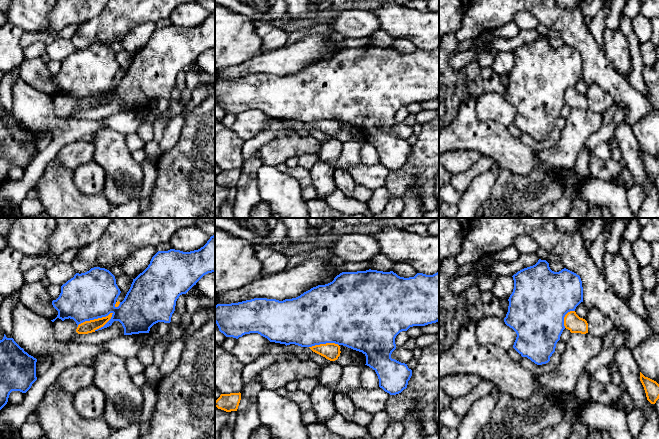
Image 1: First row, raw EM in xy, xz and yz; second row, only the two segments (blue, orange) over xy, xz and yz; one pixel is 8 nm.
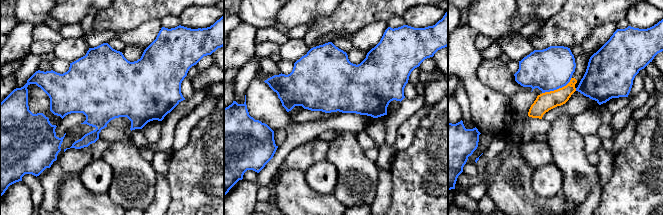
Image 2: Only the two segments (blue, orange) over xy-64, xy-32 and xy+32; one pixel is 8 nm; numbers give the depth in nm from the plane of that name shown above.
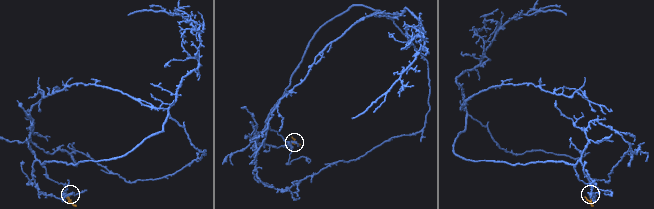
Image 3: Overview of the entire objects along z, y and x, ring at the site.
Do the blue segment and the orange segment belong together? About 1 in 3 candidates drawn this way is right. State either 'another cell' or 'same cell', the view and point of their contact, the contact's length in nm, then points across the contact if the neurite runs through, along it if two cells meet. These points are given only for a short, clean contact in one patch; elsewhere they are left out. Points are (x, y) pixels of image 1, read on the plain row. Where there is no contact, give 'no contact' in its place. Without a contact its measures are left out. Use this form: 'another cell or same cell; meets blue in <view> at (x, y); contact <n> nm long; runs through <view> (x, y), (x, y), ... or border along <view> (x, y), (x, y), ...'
another cell; meets blue in xy at (94, 94); contact 320 nm long

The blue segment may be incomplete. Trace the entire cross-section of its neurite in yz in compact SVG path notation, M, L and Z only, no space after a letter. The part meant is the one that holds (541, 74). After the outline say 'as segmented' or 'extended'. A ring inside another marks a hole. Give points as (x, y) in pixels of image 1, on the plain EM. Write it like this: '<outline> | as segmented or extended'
M539 35L530 43L513 52L514 65L508 77L508 88L504 94L507 102L516 110L513 124L537 141L546 140L555 128L556 120L565 105L564 93L583 78L583 63L579 51L564 44L559 48L550 45L546 36Z | as segmented

